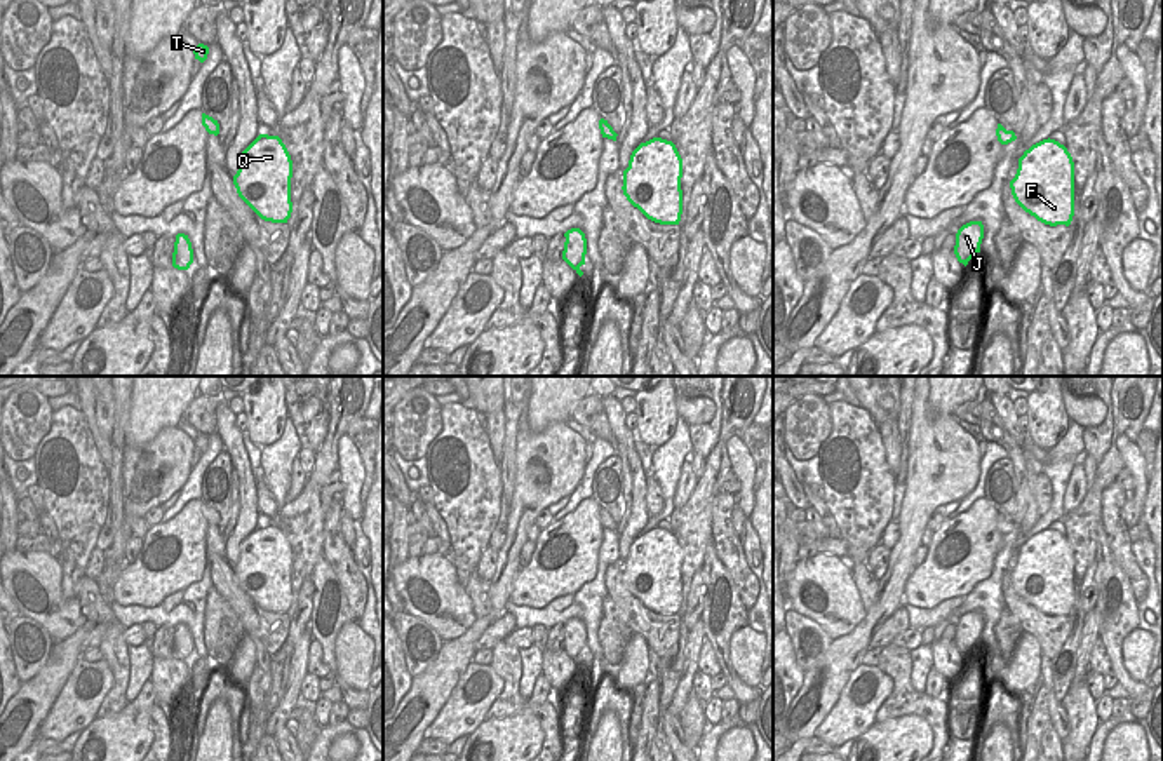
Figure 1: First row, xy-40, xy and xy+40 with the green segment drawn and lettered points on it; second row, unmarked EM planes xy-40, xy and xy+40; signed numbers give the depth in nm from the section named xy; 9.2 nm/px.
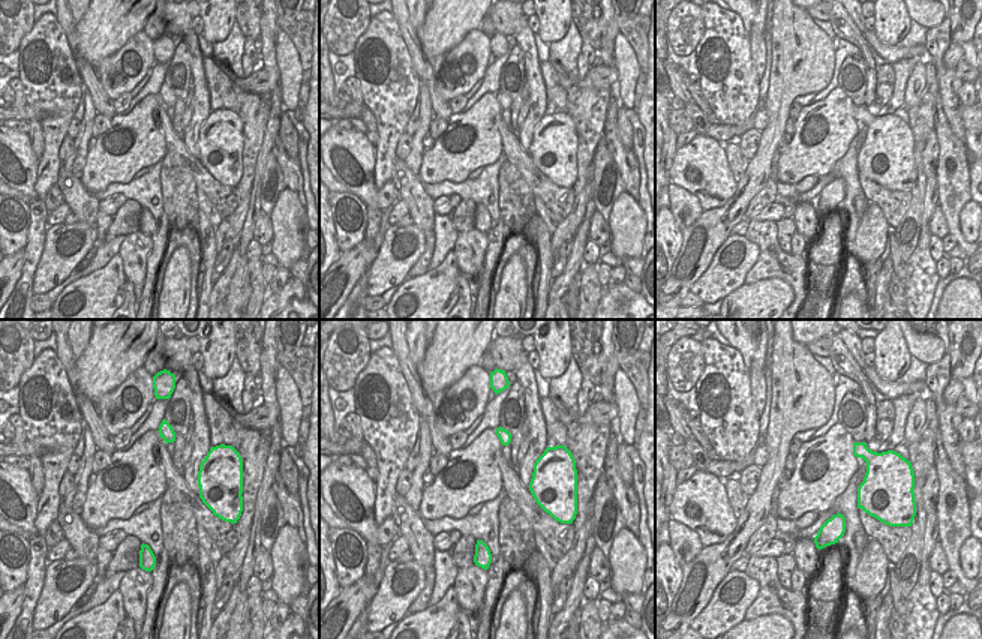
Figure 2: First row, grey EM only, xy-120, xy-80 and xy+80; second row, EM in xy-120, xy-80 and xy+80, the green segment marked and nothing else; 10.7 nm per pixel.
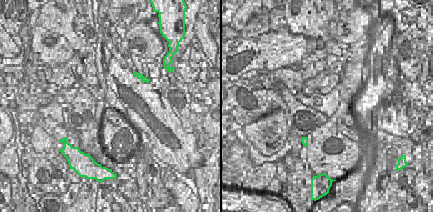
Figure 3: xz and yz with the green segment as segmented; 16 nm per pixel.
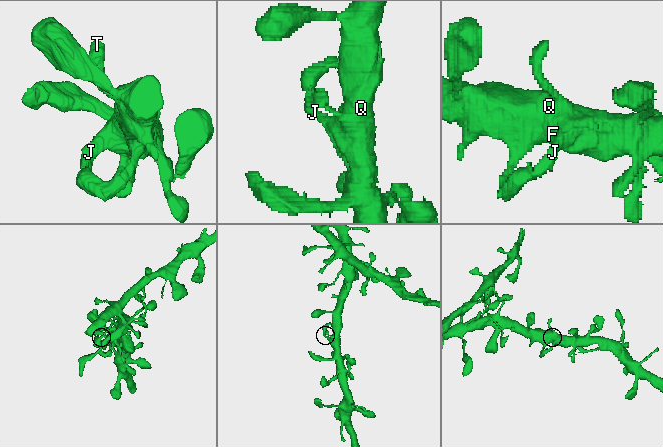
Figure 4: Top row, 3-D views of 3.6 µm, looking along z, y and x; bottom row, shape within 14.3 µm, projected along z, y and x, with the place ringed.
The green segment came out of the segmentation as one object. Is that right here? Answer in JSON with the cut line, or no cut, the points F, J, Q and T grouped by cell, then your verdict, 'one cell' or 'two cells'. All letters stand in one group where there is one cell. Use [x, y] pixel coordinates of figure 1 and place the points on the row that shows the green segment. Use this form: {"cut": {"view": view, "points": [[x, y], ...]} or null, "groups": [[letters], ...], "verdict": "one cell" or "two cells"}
{"cut": null, "groups": [["F", "J", "Q", "T"]], "verdict": "one cell"}

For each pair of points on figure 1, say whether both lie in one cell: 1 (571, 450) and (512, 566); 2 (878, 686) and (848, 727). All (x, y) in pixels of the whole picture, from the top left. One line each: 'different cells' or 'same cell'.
1: same cell
2: same cell

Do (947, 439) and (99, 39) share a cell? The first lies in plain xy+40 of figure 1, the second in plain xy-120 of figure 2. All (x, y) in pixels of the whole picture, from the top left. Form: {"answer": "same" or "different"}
{"answer": "different"}

